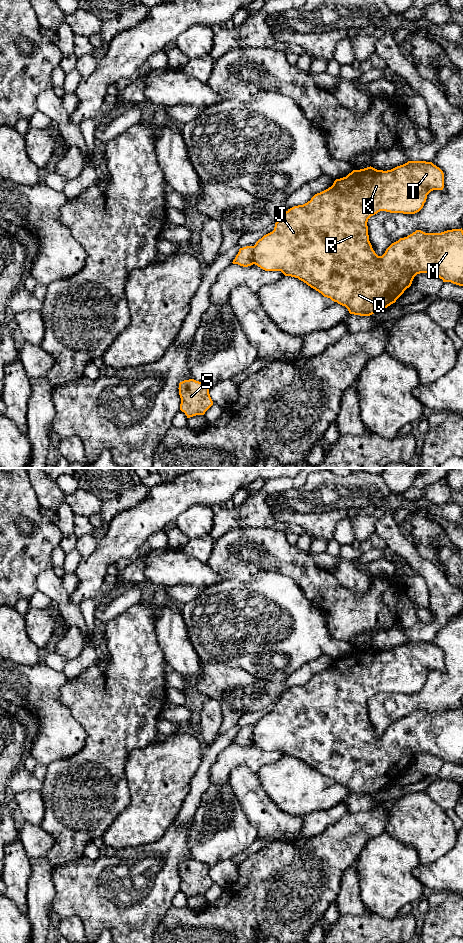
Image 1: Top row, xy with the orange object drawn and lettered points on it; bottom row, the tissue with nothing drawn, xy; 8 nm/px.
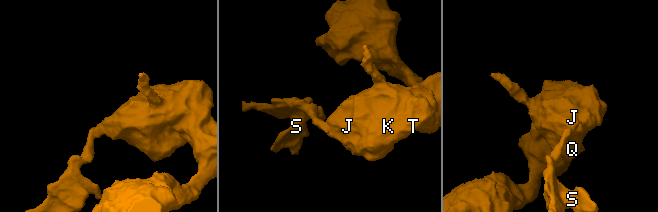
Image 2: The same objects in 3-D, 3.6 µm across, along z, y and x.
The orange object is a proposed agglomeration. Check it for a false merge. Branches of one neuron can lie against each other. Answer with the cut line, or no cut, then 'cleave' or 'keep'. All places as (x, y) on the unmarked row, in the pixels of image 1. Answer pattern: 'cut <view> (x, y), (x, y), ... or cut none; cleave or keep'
cut xy (252, 726), (252, 740), (254, 743); cleave

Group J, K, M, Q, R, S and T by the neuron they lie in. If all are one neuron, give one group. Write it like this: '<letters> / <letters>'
J K M Q R T / S

